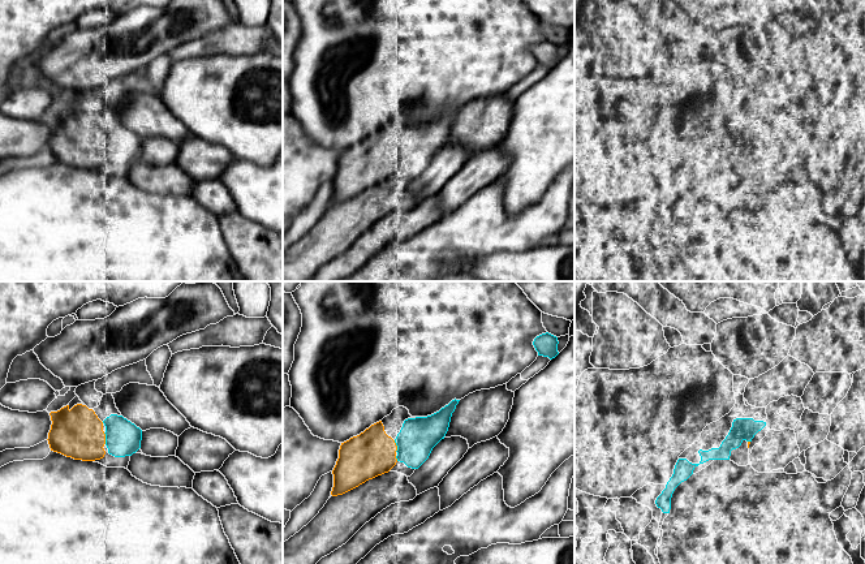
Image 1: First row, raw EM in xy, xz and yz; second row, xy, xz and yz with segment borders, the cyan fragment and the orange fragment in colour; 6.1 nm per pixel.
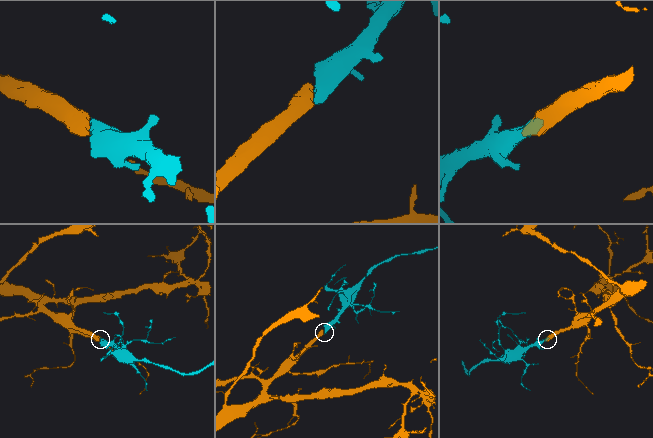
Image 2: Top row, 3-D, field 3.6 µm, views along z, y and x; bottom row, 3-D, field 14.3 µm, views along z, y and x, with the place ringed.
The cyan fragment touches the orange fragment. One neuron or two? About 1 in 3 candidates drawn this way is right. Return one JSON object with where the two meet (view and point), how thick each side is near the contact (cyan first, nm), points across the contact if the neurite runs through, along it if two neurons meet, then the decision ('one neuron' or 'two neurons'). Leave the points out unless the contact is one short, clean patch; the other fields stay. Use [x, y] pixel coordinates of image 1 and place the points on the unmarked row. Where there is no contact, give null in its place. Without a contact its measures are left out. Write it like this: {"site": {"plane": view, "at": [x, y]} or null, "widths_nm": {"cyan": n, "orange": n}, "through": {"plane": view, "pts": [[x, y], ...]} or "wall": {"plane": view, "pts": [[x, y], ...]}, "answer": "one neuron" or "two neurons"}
{"site": {"plane": "xy", "at": [106, 146]}, "widths_nm": {"cyan": 220, "orange": 300}, "answer": "one neuron"}

